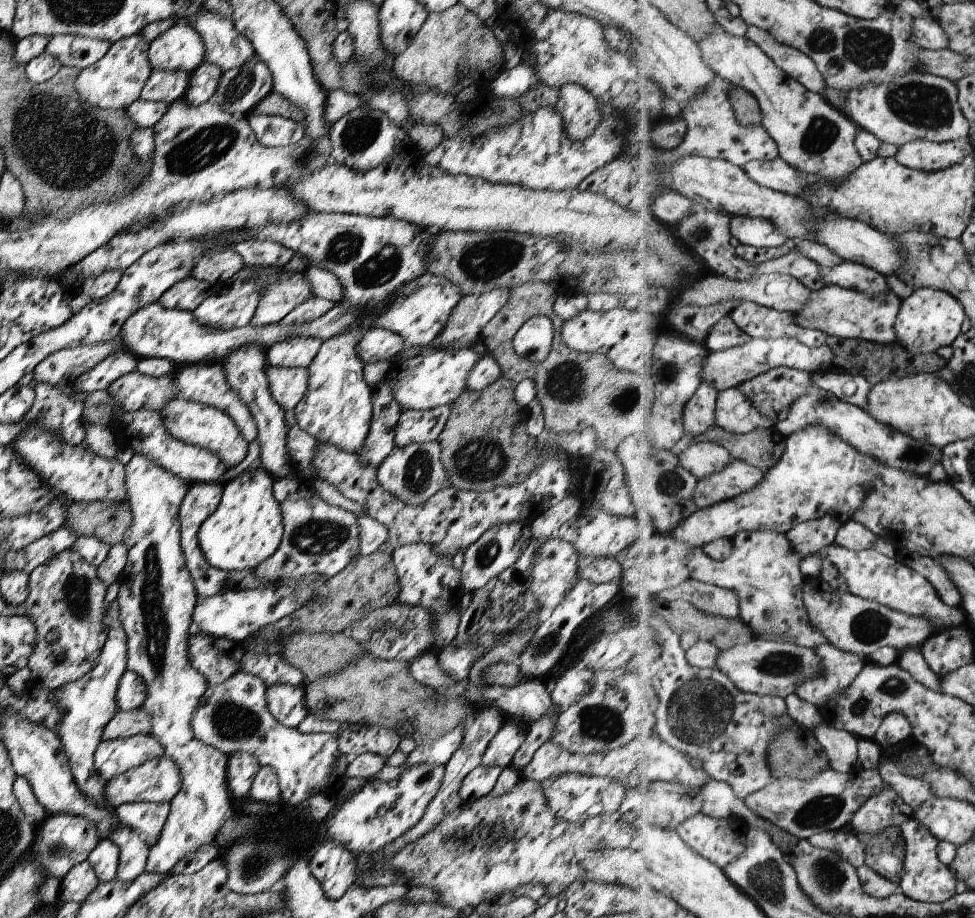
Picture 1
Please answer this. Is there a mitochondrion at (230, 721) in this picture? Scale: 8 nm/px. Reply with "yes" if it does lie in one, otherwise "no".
yes

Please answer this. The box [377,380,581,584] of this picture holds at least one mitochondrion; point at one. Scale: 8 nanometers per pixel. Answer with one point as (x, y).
(478, 459)

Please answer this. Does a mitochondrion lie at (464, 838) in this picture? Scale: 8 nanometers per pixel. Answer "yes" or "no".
no

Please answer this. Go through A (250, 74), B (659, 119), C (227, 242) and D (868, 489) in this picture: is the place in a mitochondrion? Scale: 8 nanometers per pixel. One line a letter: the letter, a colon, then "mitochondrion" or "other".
A: mitochondrion
B: other
C: other
D: other

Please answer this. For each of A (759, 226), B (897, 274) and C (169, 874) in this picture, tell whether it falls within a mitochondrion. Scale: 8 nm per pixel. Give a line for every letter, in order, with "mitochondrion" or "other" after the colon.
A: other
B: other
C: other

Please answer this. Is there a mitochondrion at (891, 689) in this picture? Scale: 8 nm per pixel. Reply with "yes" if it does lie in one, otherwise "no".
yes

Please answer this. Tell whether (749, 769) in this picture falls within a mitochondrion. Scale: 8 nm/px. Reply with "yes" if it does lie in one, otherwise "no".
no

